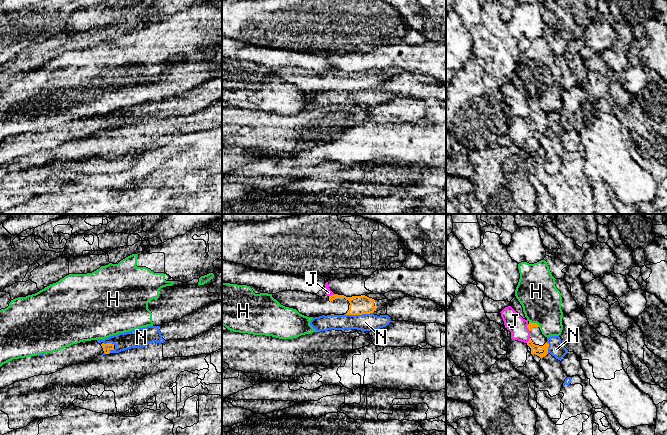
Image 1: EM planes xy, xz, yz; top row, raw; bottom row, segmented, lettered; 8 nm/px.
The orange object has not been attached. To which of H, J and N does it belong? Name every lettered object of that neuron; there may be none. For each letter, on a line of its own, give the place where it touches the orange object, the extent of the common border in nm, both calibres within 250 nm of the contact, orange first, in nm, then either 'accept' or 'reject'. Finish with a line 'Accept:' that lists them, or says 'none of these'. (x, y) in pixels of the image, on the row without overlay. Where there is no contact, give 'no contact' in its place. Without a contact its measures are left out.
H: contact yz (534, 99); length 100 nm; calibres 50 and 320 nm; reject
J: contact xz (331, 71); length 50 nm; calibres 150 and 50 nm; reject
N: contact xz (358, 90); length 240 nm; calibres 150 and 140 nm; reject
Accept: none of these

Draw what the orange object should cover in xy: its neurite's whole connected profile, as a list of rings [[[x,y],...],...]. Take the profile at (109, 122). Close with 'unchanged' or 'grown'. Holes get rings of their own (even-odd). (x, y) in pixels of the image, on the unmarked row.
[[[97,116],[73,120],[57,128],[13,135],[0,143],[0,165],[38,151],[49,151],[65,143],[87,139],[115,125],[112,119]]] | grown

